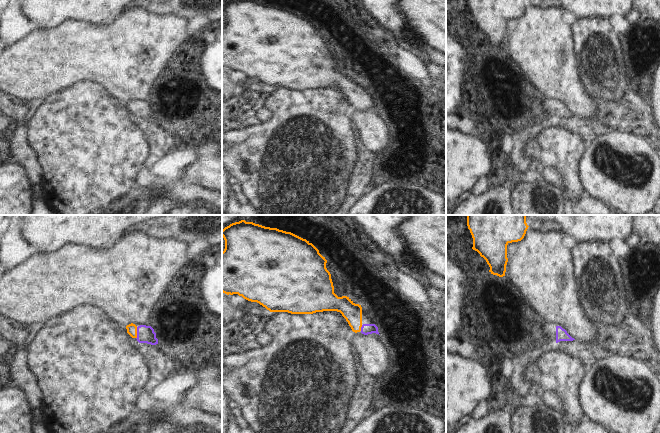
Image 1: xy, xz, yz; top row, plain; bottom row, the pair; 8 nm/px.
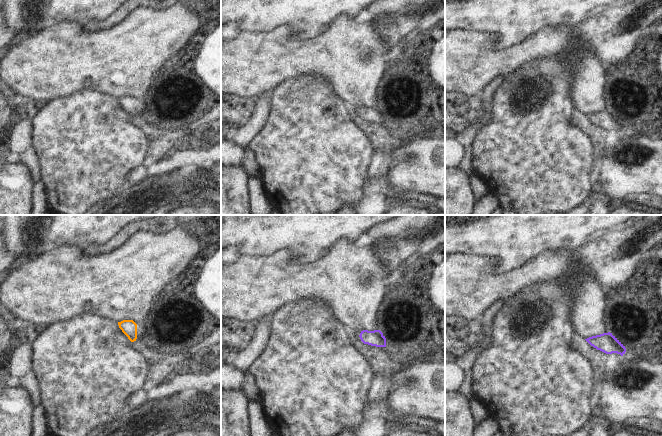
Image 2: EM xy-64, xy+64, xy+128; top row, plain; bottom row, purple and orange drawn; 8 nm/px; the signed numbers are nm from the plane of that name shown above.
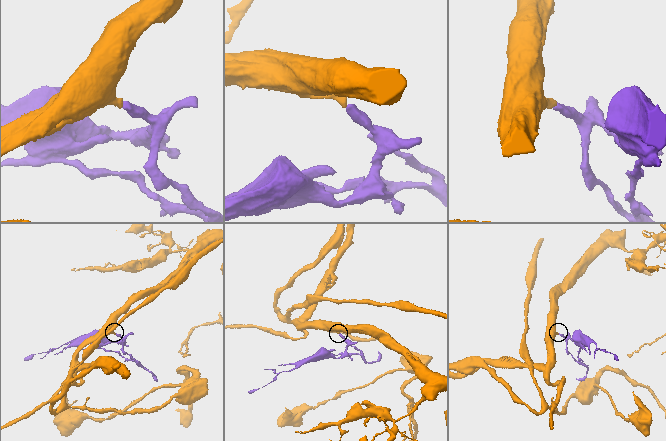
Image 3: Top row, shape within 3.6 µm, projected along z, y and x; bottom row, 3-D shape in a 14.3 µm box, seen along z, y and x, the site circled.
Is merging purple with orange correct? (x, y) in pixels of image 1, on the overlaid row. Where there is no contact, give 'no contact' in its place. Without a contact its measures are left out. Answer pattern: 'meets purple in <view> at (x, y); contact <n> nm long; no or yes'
meets purple in xy at (137, 333); contact 100 nm long; yes

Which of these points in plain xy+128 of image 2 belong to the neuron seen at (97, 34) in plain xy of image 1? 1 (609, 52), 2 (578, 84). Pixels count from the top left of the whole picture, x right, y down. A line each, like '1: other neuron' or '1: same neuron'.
1: other neuron
2: same neuron

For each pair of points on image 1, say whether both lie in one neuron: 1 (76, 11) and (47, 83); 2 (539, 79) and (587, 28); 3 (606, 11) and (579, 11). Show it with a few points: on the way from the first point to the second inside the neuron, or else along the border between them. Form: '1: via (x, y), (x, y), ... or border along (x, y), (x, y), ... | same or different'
1: border along (96, 24), (64, 19), (51, 27) | different
2: border along (570, 19), (574, 54), (578, 64) | different
3: via (599, 10), (586, 10) | same

